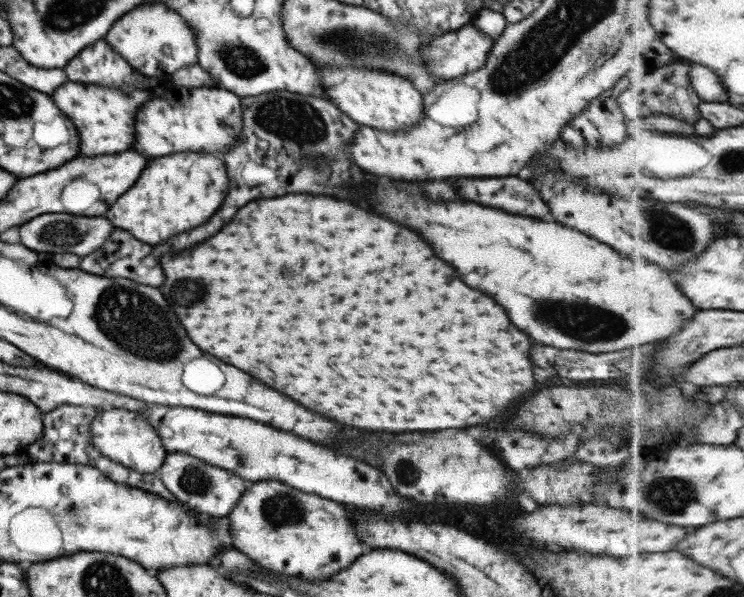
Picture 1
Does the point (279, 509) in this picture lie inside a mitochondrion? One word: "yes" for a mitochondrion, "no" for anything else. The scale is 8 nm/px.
yes

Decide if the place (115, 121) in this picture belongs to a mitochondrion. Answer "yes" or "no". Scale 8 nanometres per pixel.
no

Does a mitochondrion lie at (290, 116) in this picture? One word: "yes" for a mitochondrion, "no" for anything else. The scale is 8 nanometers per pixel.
yes

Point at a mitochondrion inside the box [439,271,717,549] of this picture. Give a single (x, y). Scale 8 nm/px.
(581, 321)

